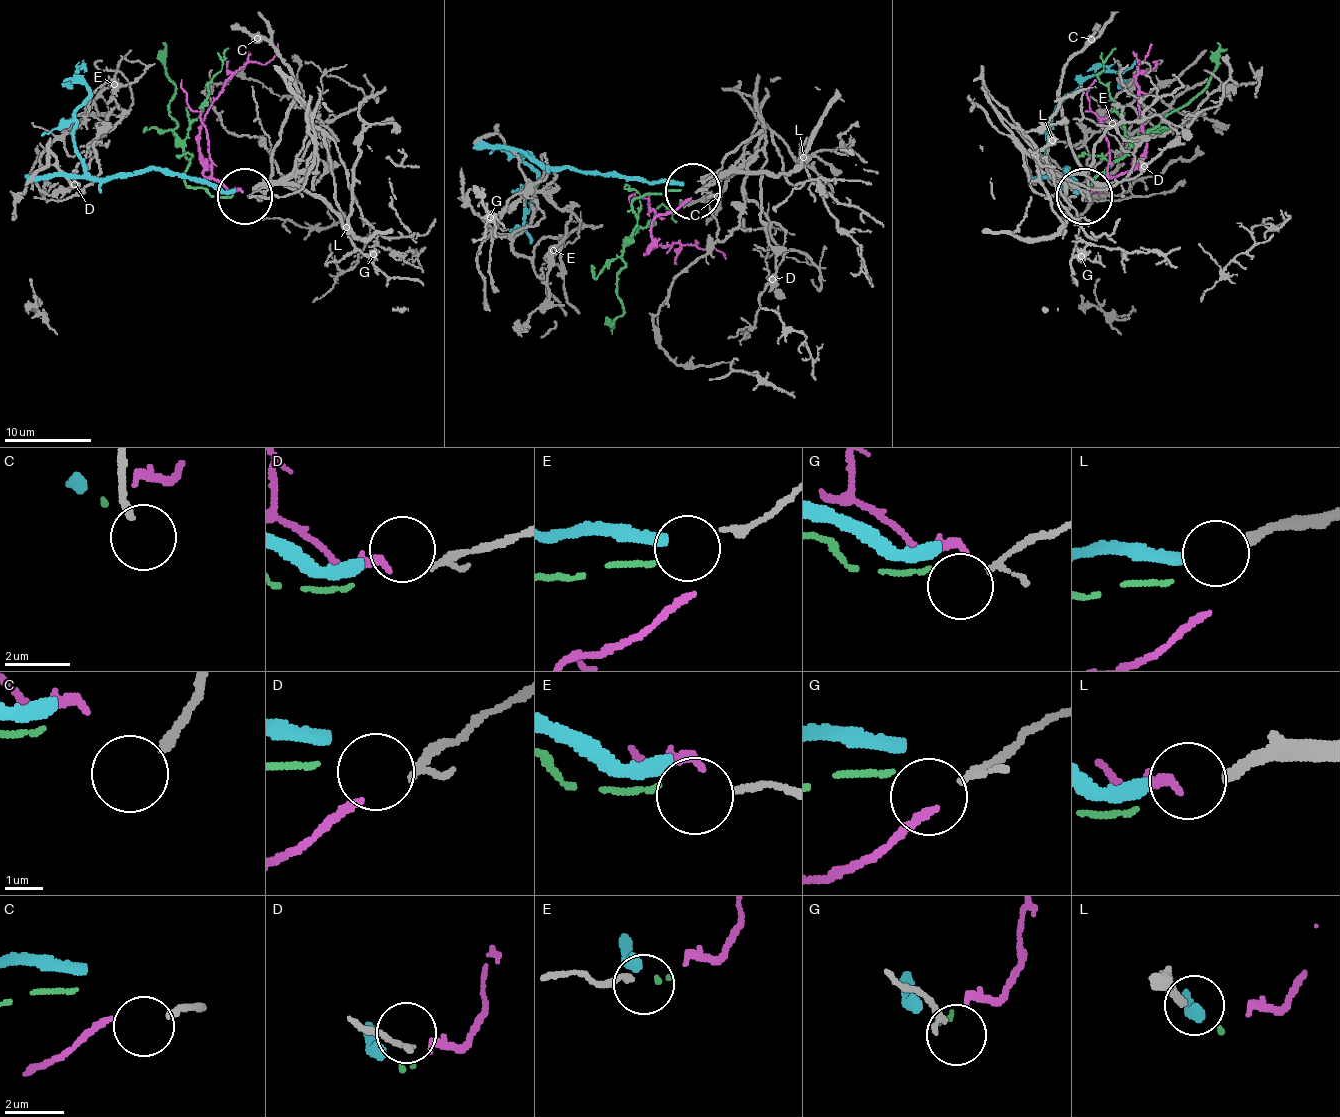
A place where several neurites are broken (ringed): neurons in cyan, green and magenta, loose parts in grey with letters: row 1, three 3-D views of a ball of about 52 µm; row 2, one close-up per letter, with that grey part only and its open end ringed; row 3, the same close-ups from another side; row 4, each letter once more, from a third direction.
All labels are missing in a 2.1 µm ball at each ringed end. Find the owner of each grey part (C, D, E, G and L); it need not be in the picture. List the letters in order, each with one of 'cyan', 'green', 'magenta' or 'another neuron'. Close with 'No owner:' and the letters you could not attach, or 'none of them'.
C: another neuron
D: magenta
E: green
G: another neuron
L: cyan
No owner: C, G

